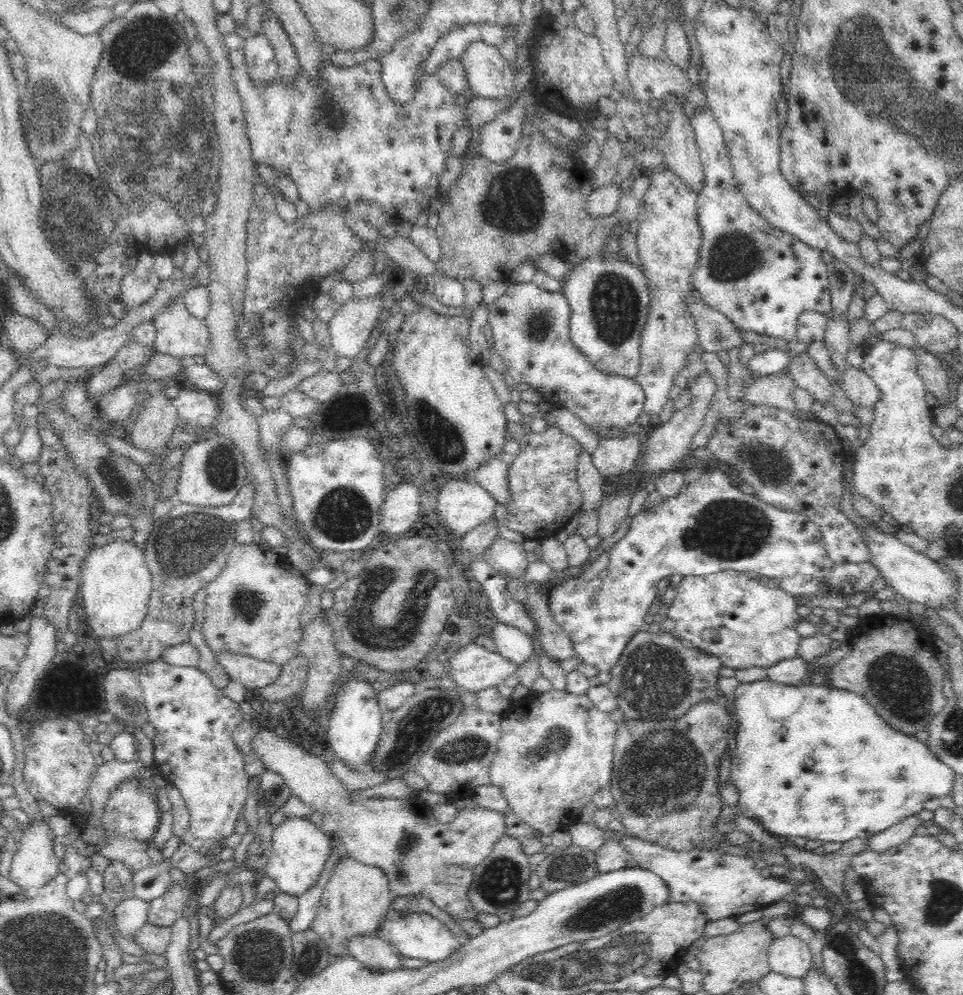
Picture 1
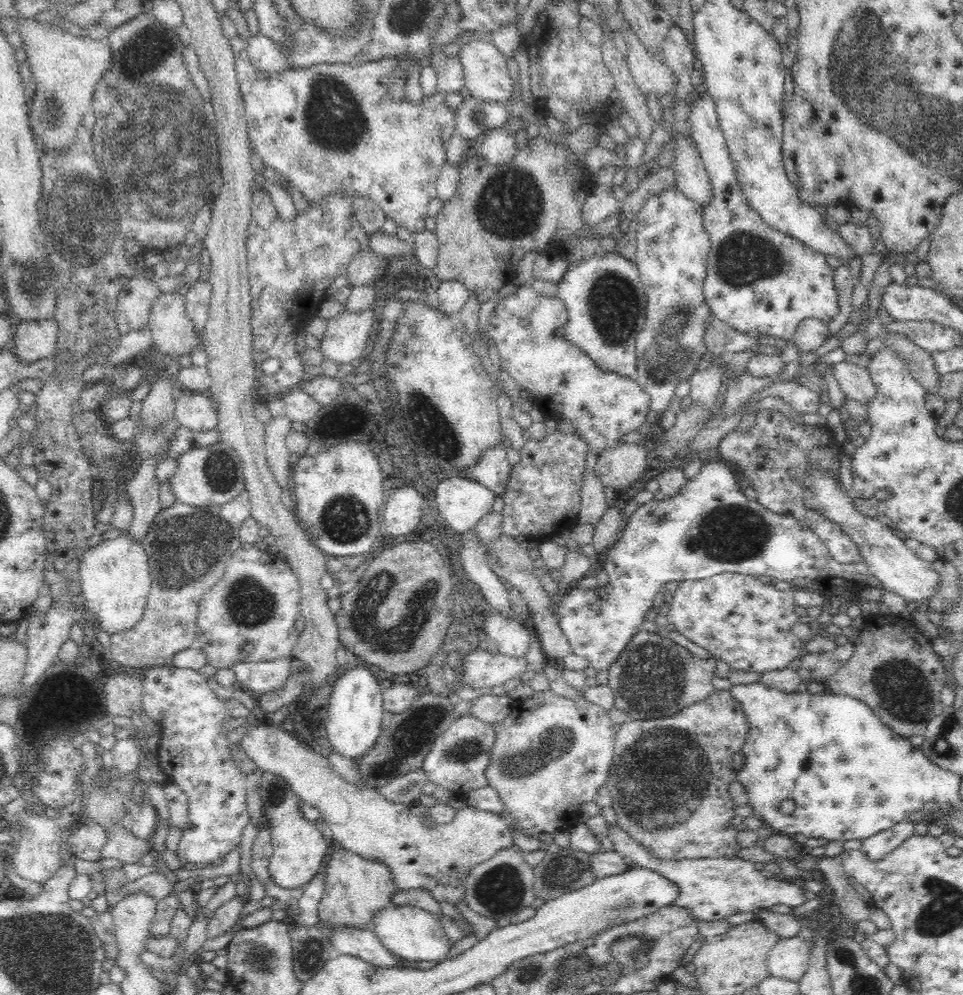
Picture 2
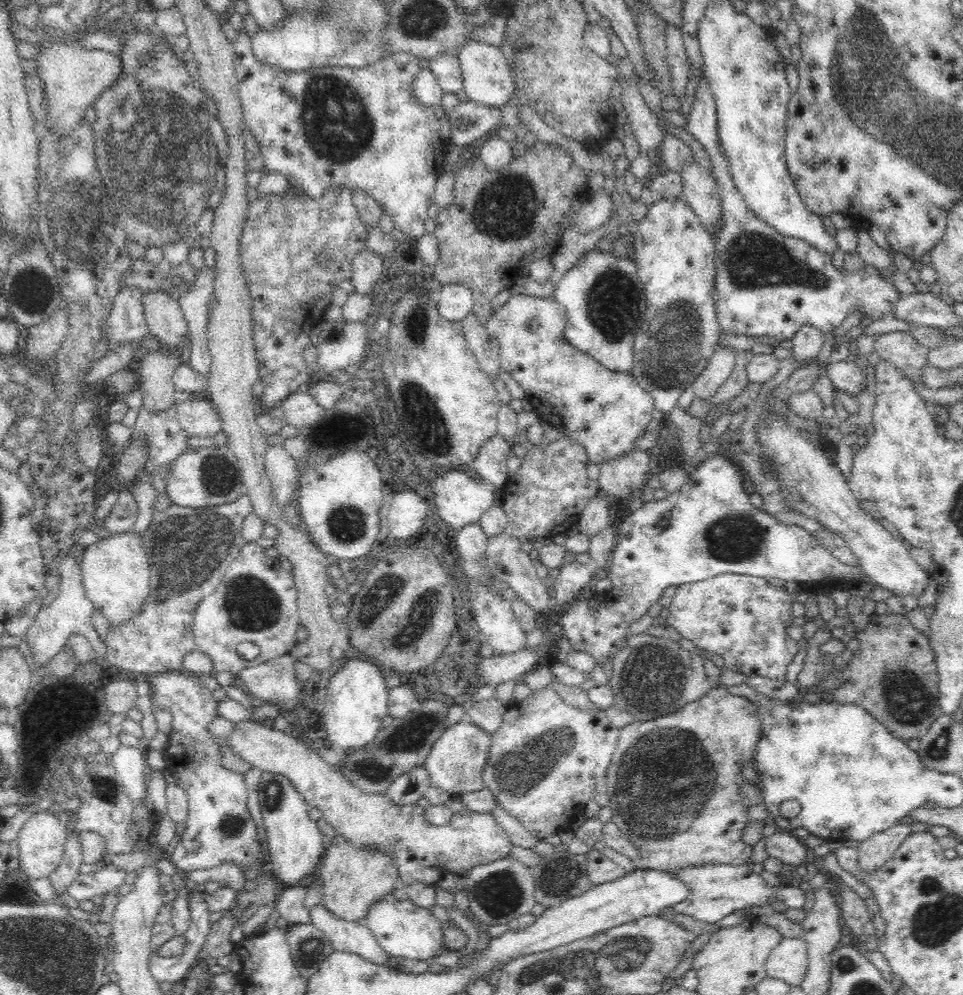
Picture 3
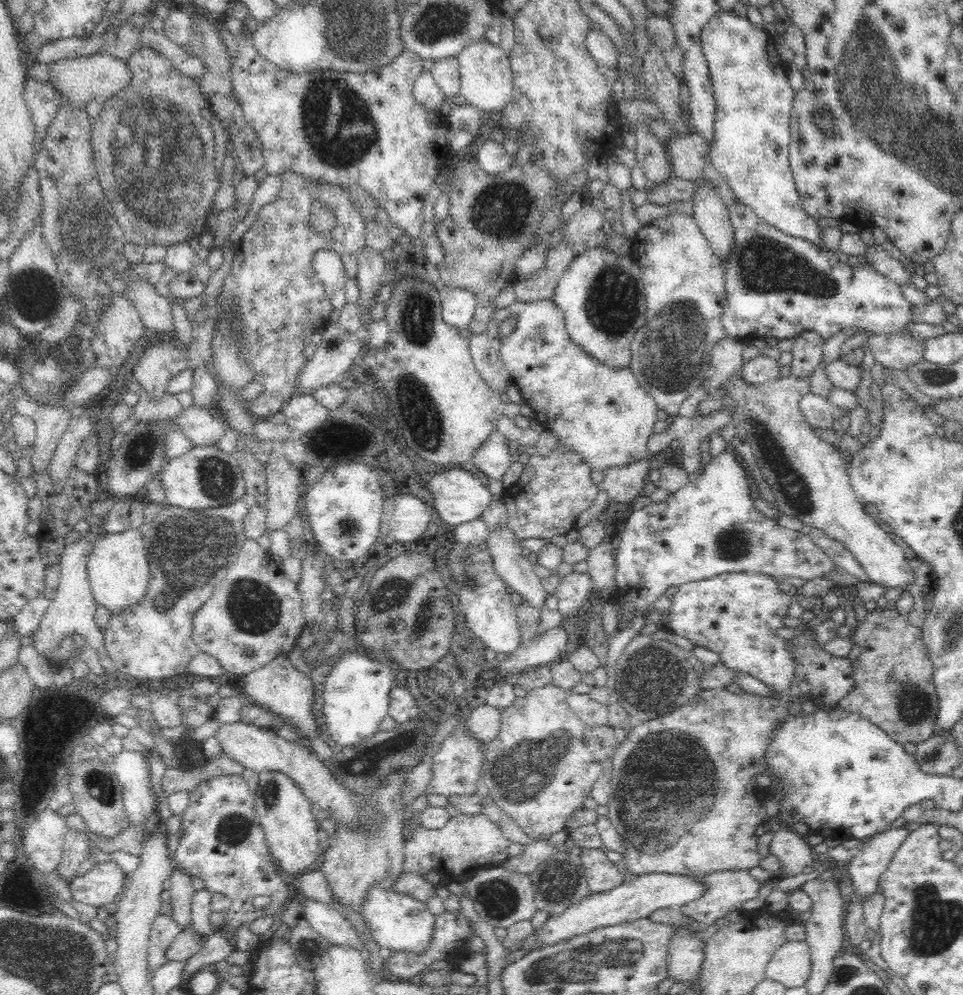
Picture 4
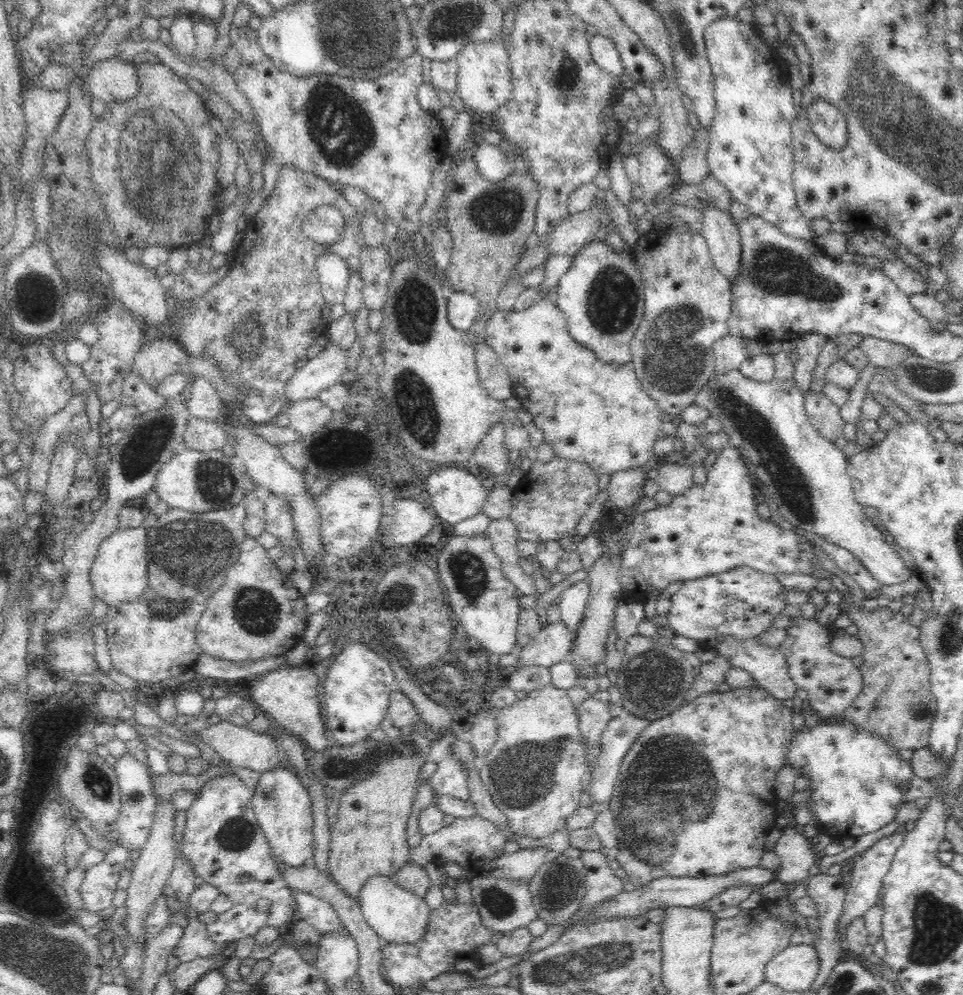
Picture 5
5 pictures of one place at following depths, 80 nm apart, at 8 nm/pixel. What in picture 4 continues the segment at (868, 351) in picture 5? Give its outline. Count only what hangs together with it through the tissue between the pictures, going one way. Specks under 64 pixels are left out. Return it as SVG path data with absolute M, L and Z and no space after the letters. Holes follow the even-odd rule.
M871 334L864 343L875 362L884 368L904 370L923 359L922 345L910 337Z

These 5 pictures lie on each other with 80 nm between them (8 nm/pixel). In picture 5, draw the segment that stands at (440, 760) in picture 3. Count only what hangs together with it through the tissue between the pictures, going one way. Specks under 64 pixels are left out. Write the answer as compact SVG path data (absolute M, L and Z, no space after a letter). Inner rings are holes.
M451 750L449 757L442 759L437 764L437 769L429 778L433 794L446 795L462 802L468 801L469 792L468 785L466 785L466 776L468 776L466 765L454 758Z

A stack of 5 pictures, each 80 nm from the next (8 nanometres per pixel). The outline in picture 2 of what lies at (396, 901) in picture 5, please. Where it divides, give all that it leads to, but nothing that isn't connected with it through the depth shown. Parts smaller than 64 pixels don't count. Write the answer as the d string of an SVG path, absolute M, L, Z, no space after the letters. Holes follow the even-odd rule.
M390 904L372 918L373 932L378 941L400 961L428 962L443 960L449 953L451 943L438 917L410 905L396 907Z

